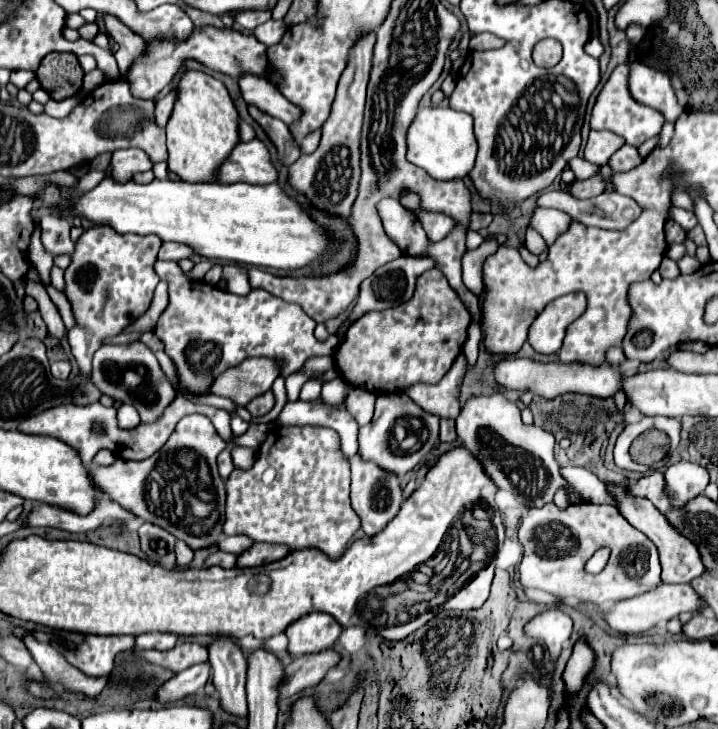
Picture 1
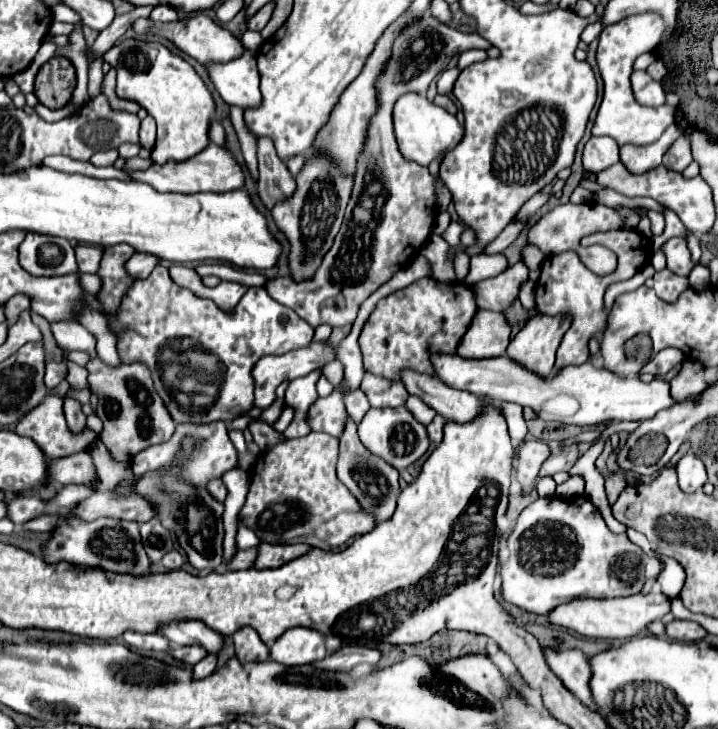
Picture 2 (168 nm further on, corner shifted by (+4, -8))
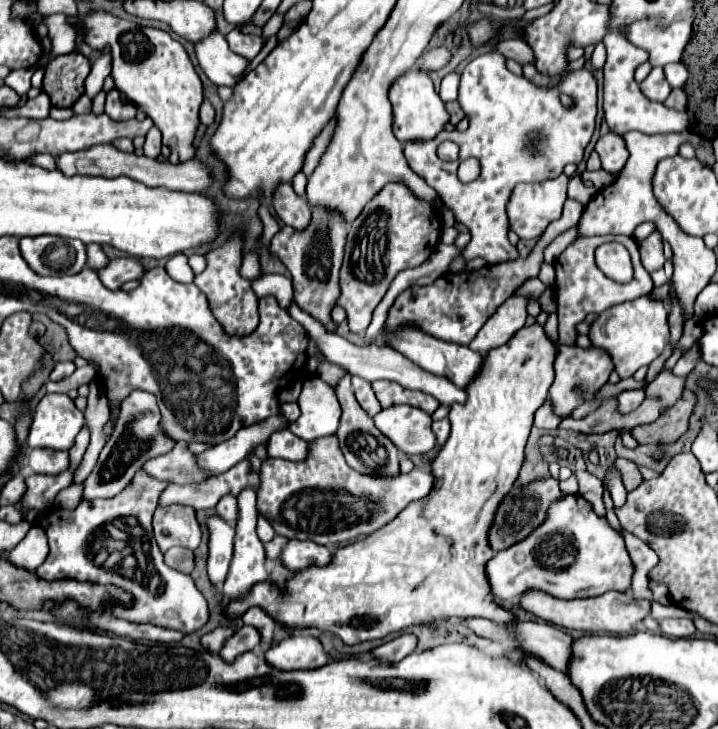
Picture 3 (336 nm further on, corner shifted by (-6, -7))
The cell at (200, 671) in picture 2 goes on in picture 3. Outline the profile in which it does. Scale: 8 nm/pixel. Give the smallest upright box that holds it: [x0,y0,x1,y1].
[218,626,260,662]

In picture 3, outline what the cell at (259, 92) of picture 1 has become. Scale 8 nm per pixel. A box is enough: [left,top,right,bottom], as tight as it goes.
[194,32,250,88]

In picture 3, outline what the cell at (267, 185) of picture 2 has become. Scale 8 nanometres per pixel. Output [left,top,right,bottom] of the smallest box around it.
[272,182,312,230]

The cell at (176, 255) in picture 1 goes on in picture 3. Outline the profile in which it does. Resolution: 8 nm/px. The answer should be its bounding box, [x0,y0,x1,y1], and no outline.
[98,256,146,290]

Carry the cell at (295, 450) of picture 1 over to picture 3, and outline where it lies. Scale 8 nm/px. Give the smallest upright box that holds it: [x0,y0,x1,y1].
[258,434,430,546]

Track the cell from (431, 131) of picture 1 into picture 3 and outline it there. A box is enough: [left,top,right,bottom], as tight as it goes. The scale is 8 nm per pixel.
[390,66,450,142]

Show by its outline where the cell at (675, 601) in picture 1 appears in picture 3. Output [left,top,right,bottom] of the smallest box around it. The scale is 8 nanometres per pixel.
[520,592,650,634]

